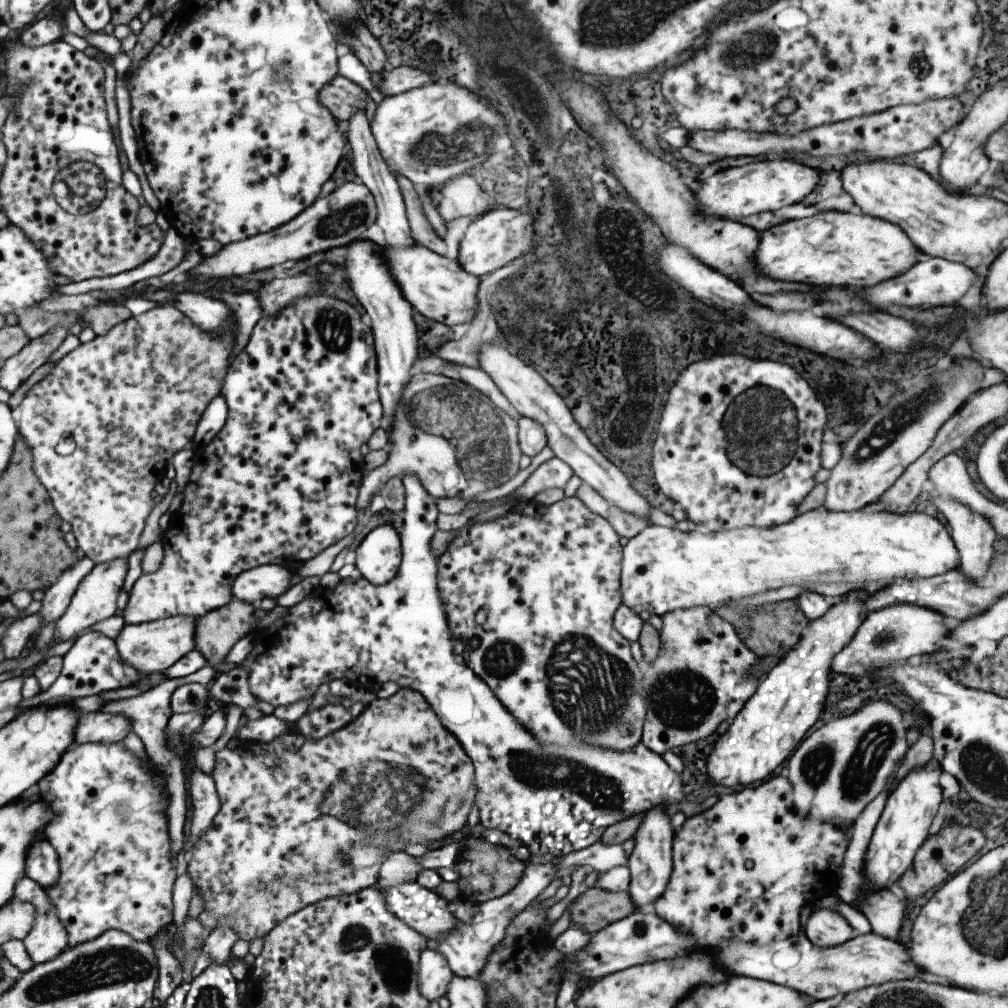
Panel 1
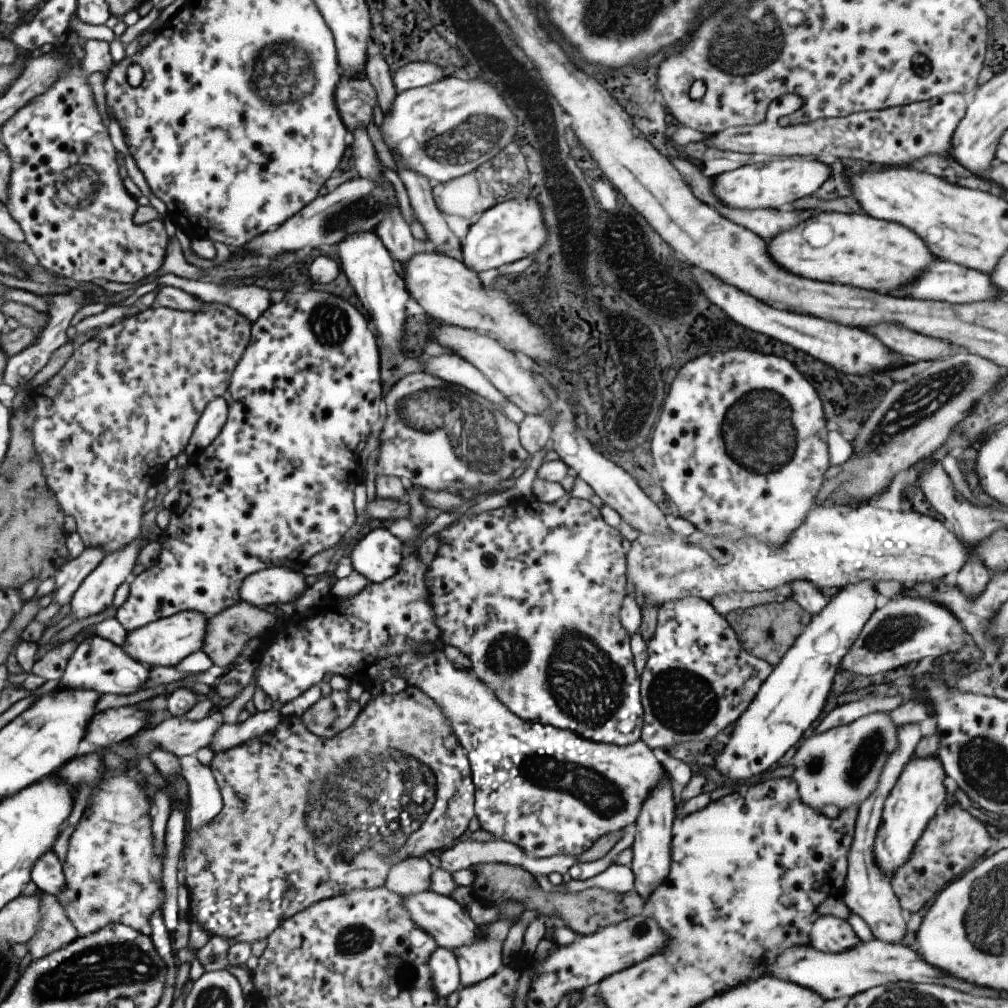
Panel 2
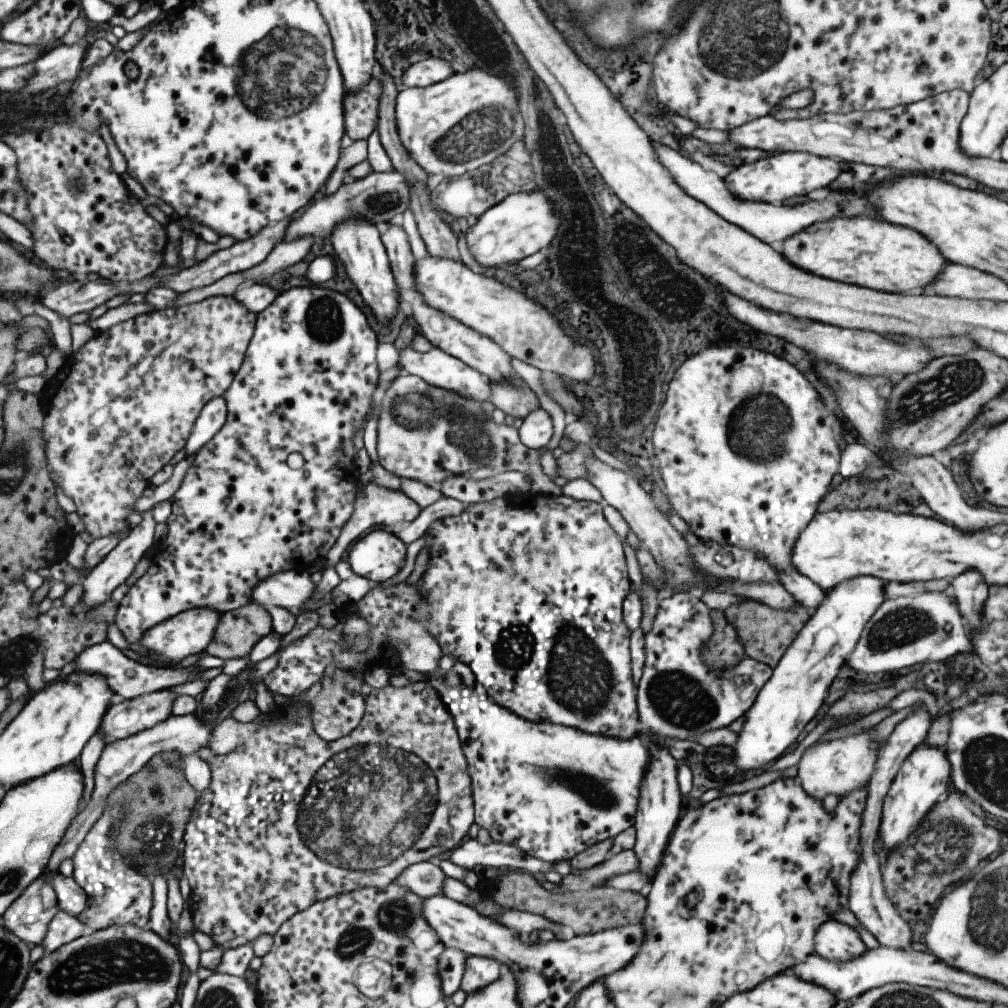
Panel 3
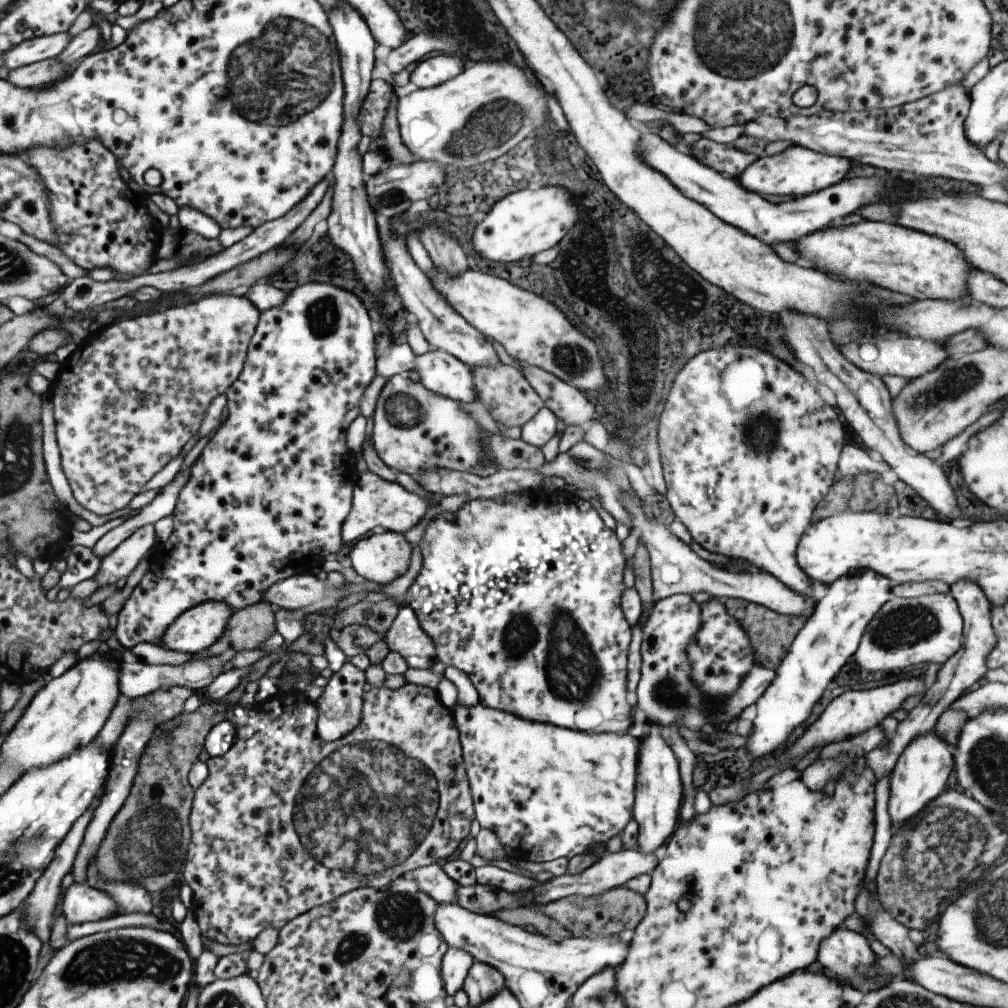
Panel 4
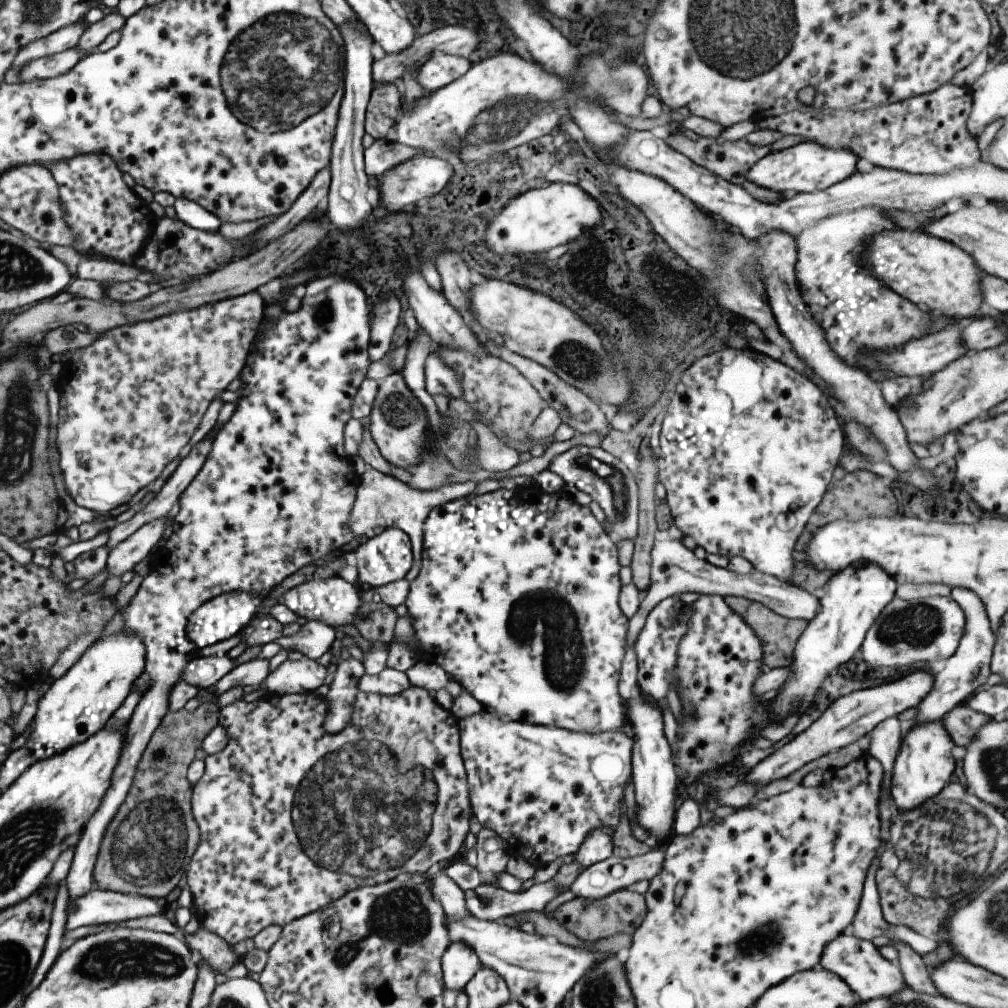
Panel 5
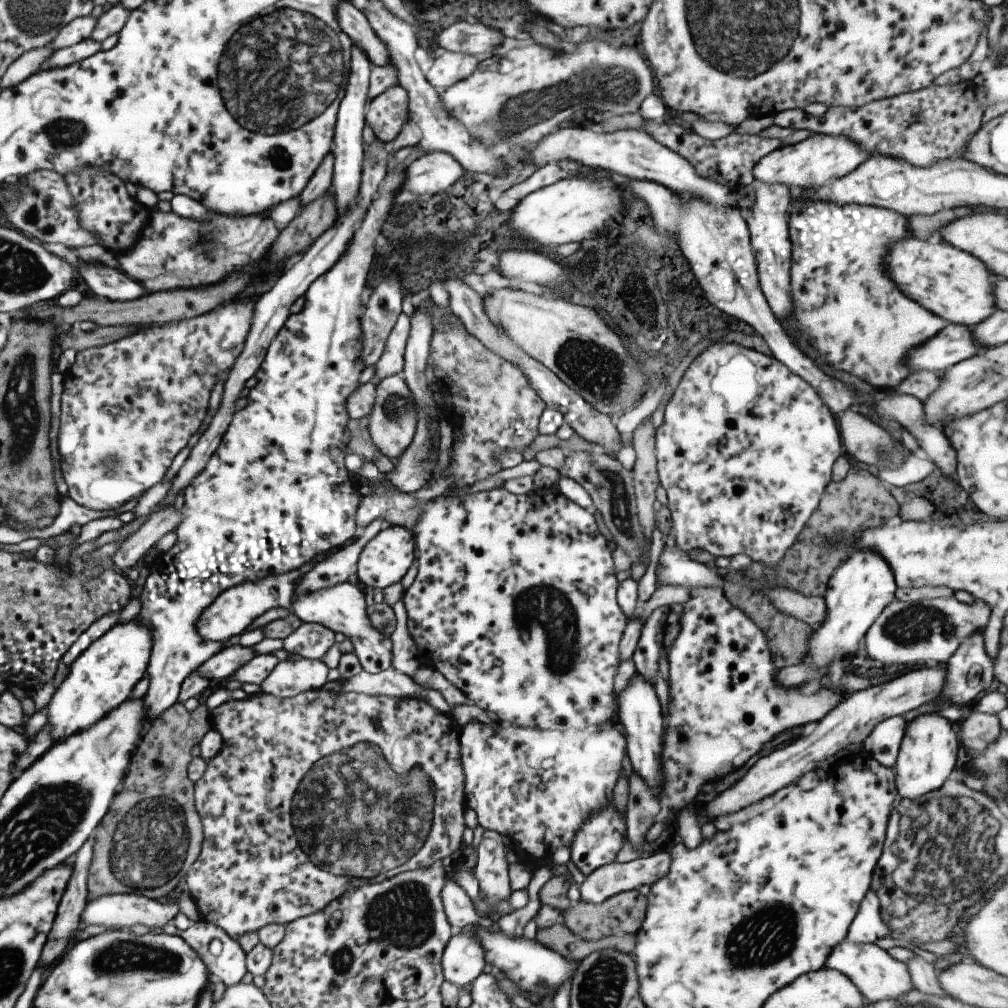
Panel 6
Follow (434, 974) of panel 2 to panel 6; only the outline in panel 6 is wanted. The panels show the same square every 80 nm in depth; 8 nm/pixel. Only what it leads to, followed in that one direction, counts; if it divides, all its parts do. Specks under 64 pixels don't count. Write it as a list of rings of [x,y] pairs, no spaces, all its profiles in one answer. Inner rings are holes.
[[[471,926],[463,927],[449,937],[440,957],[444,981],[461,988],[488,970],[483,950]]]

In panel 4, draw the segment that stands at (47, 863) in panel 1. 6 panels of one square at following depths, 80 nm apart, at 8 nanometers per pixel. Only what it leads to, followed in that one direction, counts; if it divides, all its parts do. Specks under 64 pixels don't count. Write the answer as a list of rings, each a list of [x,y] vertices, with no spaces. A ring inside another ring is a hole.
[[[75,882],[65,890],[62,910],[67,925],[105,921],[120,912],[118,904],[105,891]]]

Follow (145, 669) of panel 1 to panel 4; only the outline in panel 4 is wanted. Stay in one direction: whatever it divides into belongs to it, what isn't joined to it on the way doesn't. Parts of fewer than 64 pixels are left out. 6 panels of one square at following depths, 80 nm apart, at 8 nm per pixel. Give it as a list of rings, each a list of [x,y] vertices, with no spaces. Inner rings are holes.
[[[207,601],[182,612],[163,632],[163,647],[177,652],[205,648],[226,634],[232,608],[225,602]]]

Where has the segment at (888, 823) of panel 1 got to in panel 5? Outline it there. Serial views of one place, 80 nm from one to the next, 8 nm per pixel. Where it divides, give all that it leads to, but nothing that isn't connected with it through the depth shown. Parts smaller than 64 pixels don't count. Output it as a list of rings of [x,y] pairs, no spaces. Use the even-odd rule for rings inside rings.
[[[941,720],[908,727],[892,764],[889,786],[889,797],[898,811],[916,810],[925,799],[935,796],[947,784],[954,768],[954,759],[951,757],[953,746],[954,742],[945,732]]]

